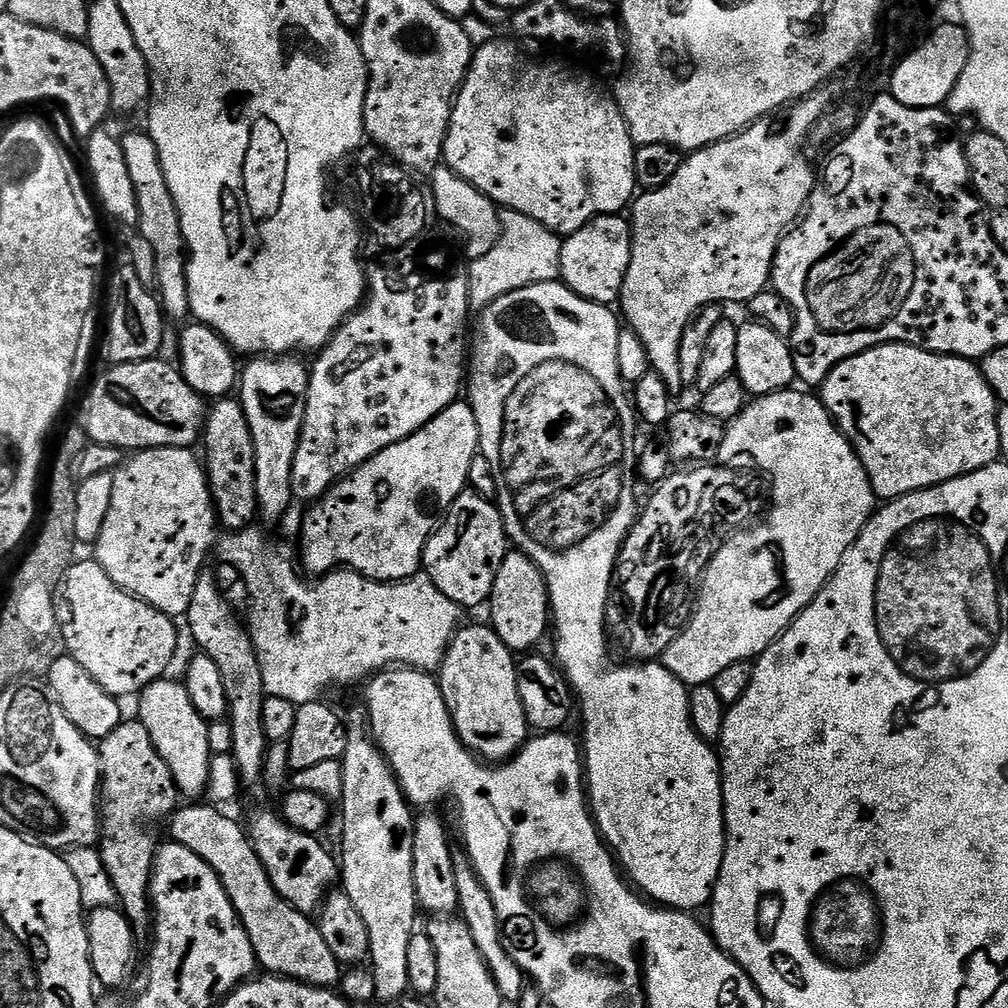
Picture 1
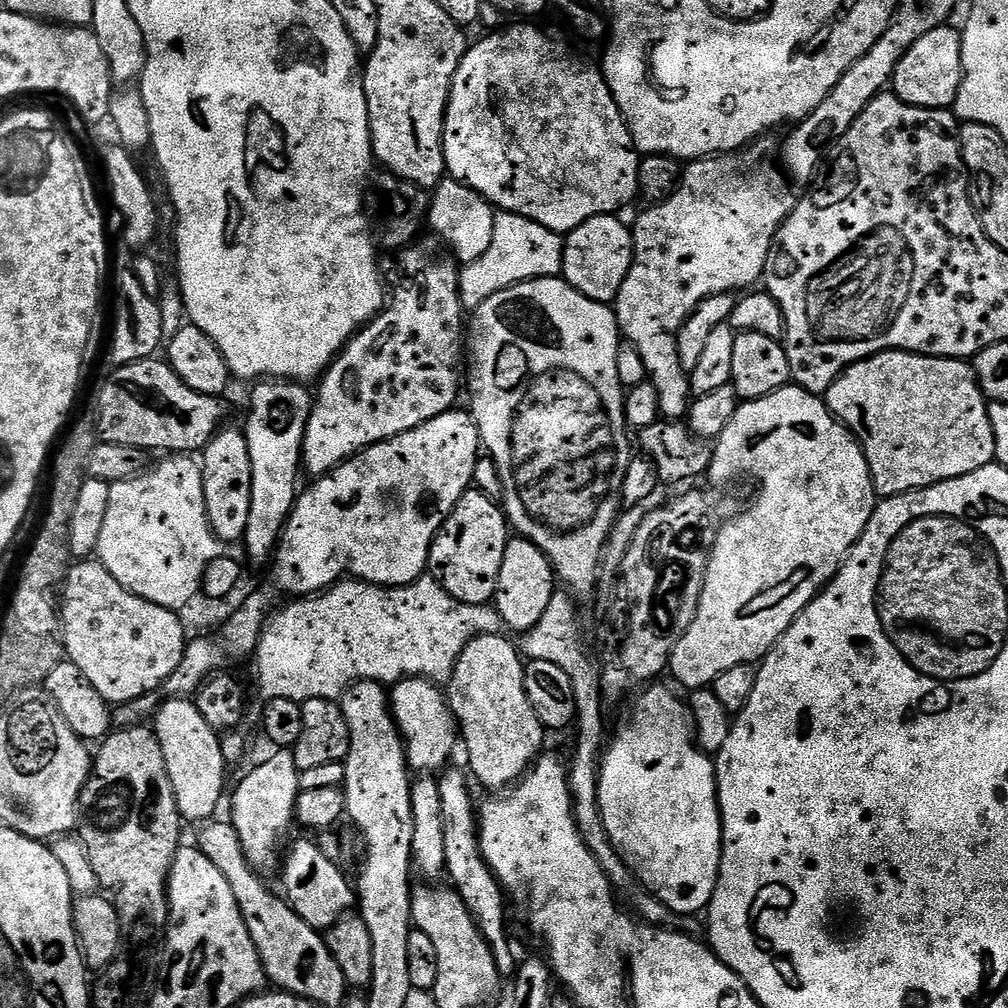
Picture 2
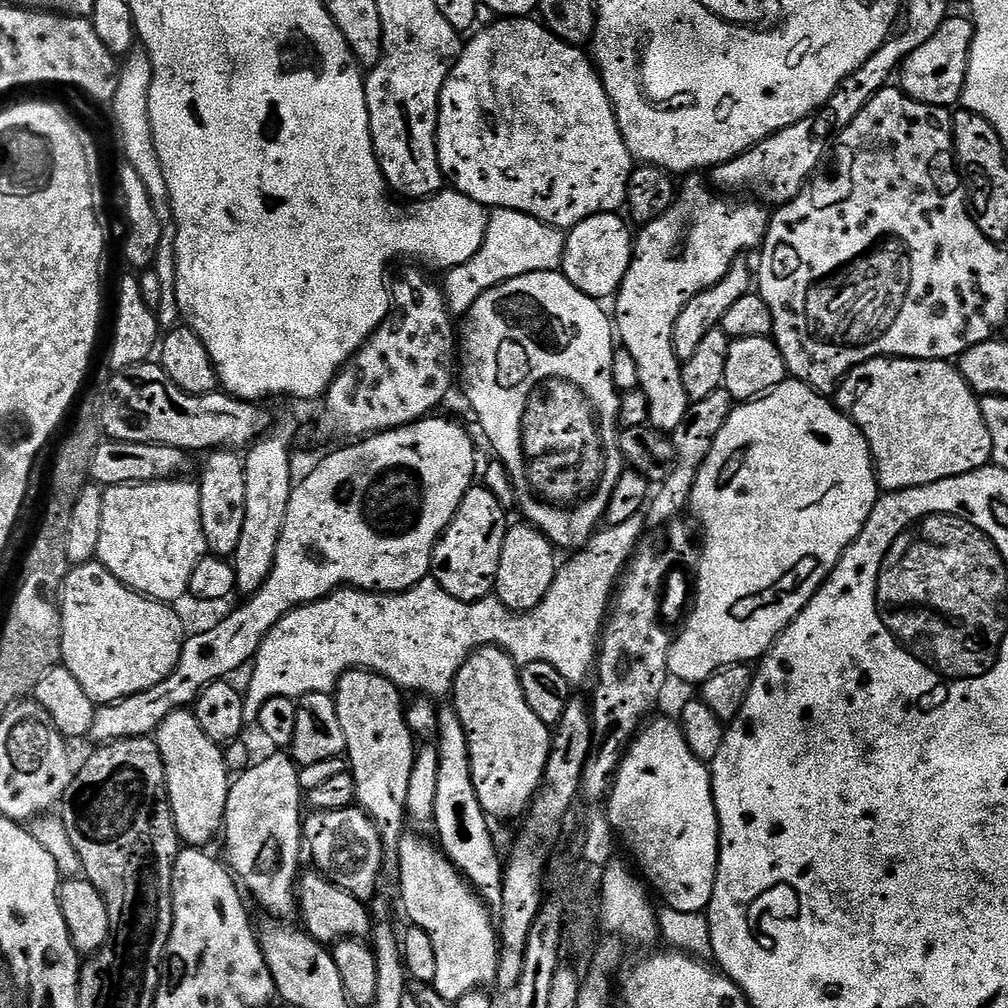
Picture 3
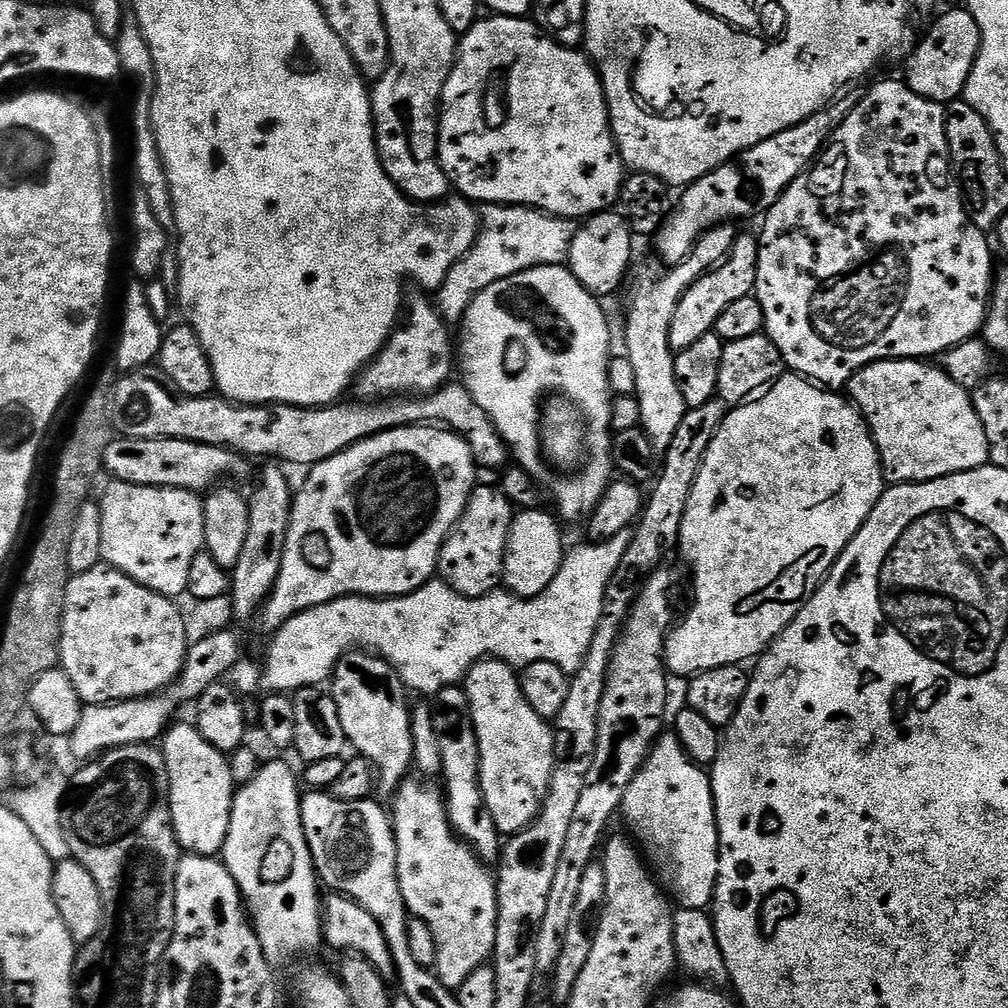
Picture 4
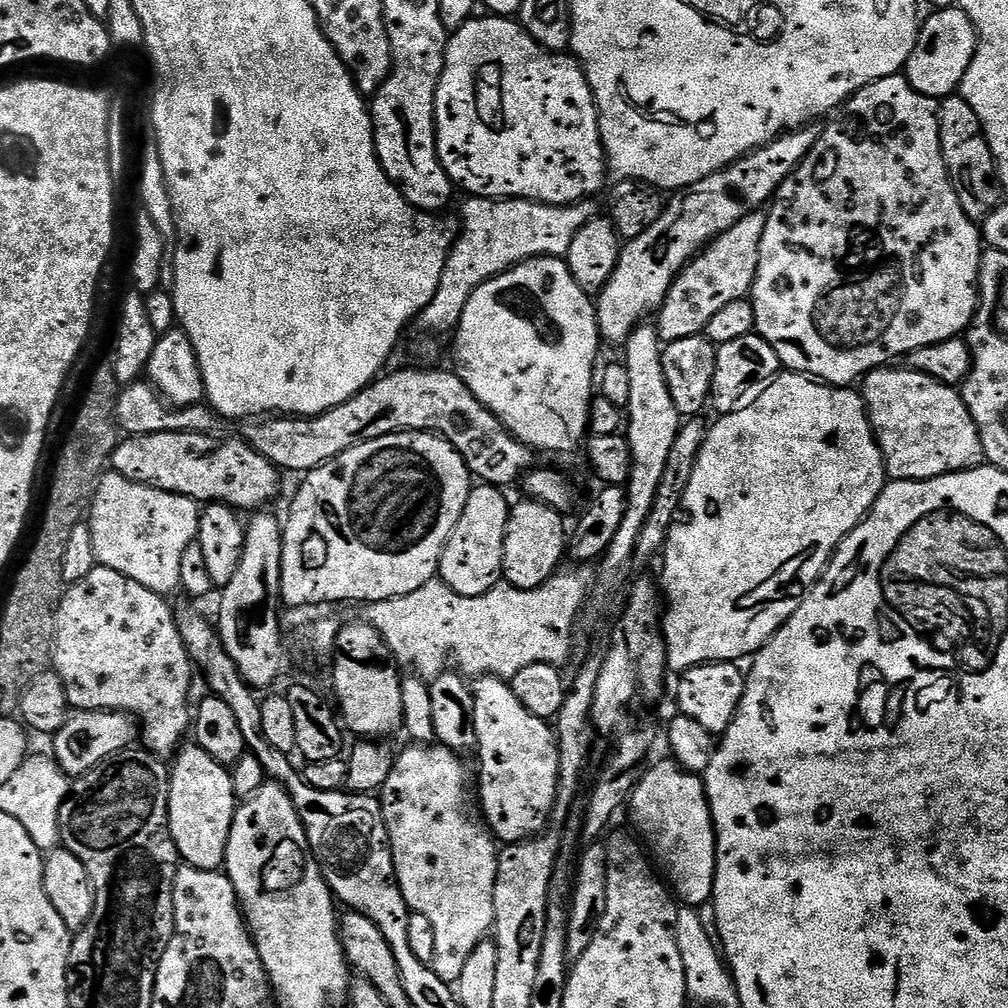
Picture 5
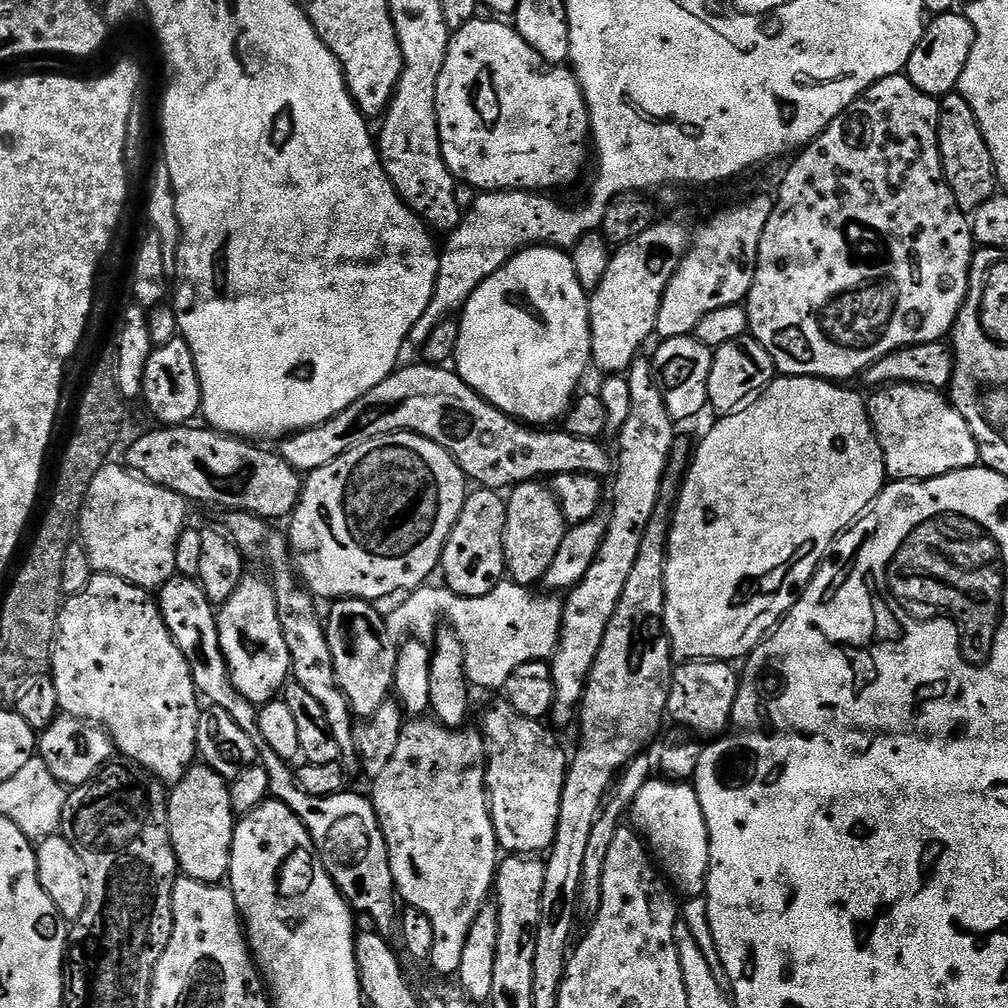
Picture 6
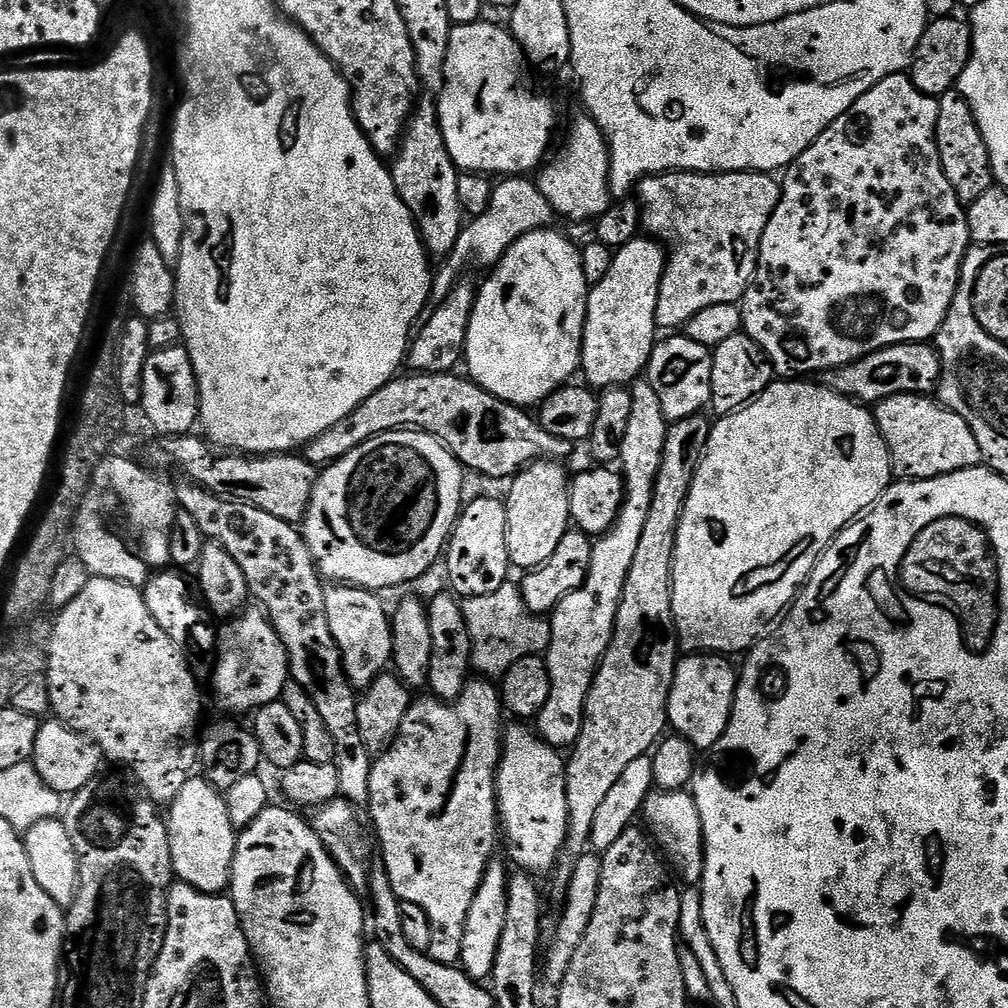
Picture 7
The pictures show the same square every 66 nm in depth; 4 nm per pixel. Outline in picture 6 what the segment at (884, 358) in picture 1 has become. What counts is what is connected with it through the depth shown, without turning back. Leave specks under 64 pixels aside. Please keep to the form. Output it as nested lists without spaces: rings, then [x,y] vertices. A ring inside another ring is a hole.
[[[890,384],[880,386],[875,389],[876,392],[871,397],[867,397],[868,417],[872,423],[872,429],[876,431],[876,440],[880,444],[880,449],[884,455],[884,470],[892,480],[929,480],[930,478],[938,478],[942,474],[950,474],[958,470],[966,470],[967,468],[975,468],[980,464],[980,448],[976,445],[974,434],[970,430],[970,426],[966,422],[966,418],[962,418],[962,414],[958,412],[952,404],[951,399],[943,391],[934,388],[923,388],[920,384]]]

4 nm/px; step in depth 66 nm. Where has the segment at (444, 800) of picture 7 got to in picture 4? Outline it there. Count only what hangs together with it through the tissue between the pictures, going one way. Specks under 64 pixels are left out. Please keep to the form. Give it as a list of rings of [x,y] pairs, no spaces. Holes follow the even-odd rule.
[[[412,778],[405,779],[404,783],[396,789],[390,800],[390,803],[392,803],[392,808],[390,807],[392,833],[396,836],[396,873],[398,874],[398,882],[402,890],[404,905],[408,907],[409,913],[411,913],[415,919],[424,920],[426,926],[430,926],[430,934],[434,934],[434,942],[436,943],[434,971],[436,977],[442,982],[442,986],[458,990],[462,986],[462,982],[464,982],[476,968],[483,968],[492,960],[492,951],[496,945],[496,881],[493,873],[489,871],[484,861],[452,831],[452,827],[448,821],[448,811],[444,808],[443,795],[441,795],[437,789],[435,792],[434,789],[427,788],[424,784],[419,784],[419,782],[424,782],[421,782],[419,779],[416,780],[412,780]]]

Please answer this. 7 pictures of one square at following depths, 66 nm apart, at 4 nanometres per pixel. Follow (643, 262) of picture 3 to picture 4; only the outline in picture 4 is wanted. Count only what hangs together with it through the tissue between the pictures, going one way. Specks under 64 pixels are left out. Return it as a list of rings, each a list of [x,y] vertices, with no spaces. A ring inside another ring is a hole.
[[[735,227],[711,228],[692,248],[692,255],[680,264],[664,270],[668,272],[661,276],[644,280],[632,288],[632,297],[628,300],[628,321],[624,324],[624,344],[628,347],[625,349],[630,358],[630,366],[634,366],[635,398],[640,407],[640,427],[644,429],[653,453],[662,454],[670,446],[686,411],[682,390],[678,390],[678,378],[674,374],[676,357],[670,346],[670,318],[674,318],[674,310],[685,290],[699,276],[712,271],[727,257],[738,235],[737,229],[732,228]]]

